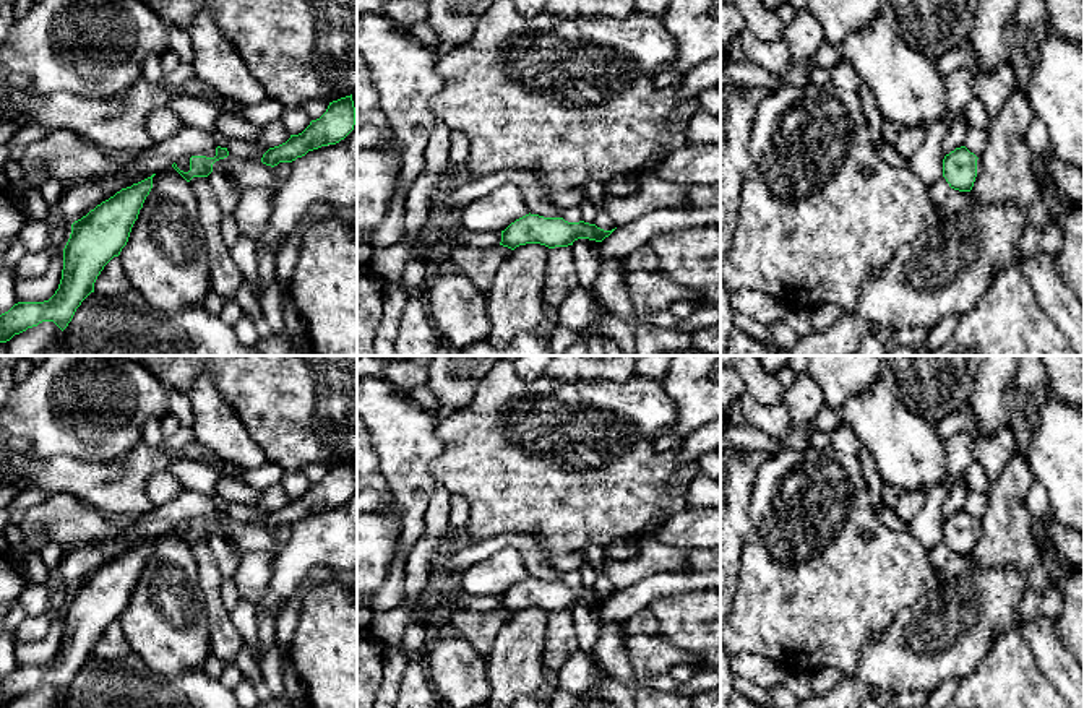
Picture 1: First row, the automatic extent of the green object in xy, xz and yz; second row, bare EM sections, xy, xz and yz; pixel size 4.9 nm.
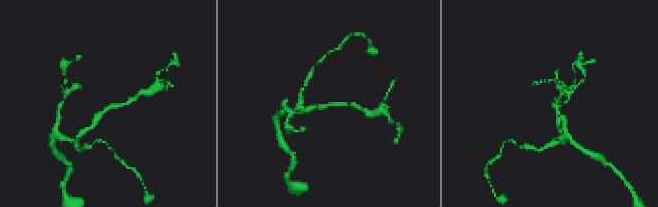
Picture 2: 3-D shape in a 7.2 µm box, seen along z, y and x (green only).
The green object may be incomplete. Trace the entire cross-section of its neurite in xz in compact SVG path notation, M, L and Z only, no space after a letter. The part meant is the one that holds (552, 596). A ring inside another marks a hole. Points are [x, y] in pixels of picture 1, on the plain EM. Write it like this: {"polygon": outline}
{"polygon": "M526 578L501 594L500 609L514 614L526 607L540 607L548 612L573 609L578 602L602 606L612 594L604 594L584 585L568 586L563 581Z"}

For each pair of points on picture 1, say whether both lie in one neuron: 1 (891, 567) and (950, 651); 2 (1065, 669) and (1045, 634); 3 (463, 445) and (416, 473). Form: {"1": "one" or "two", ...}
{"1": "two", "2": "one", "3": "two"}

